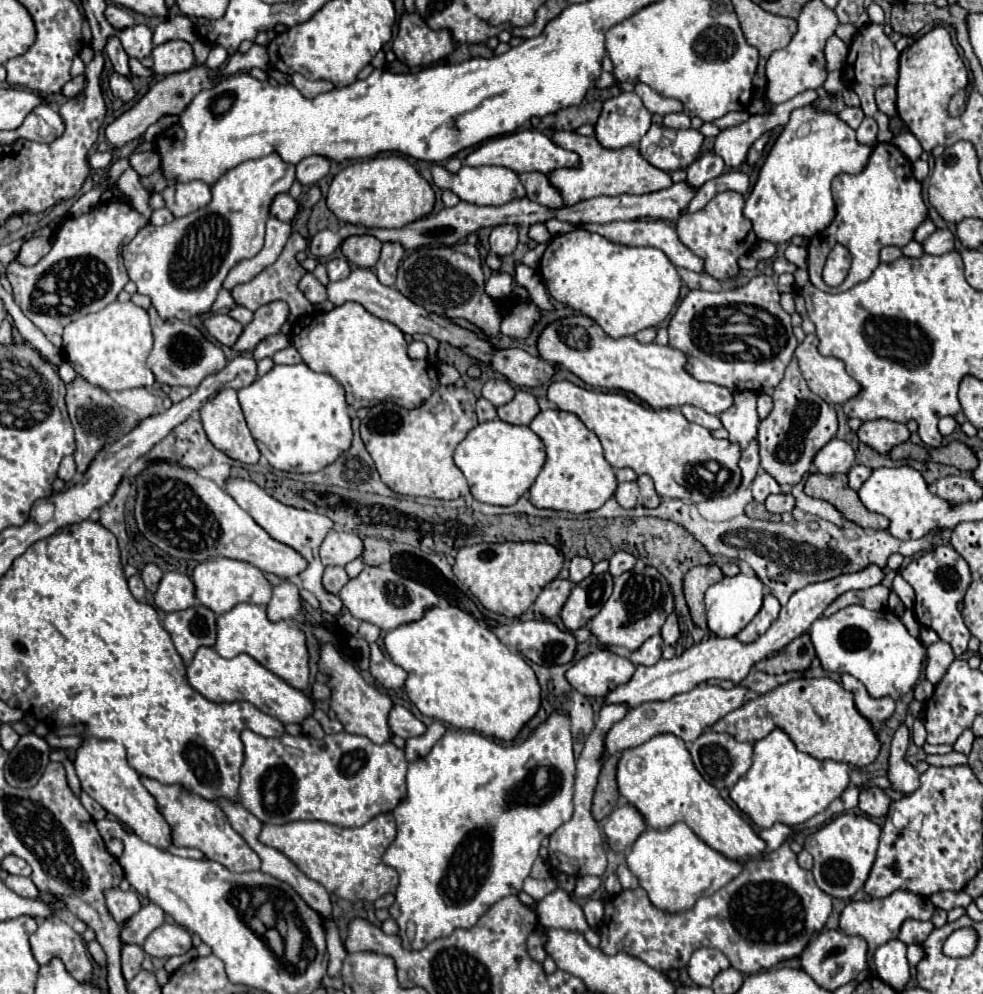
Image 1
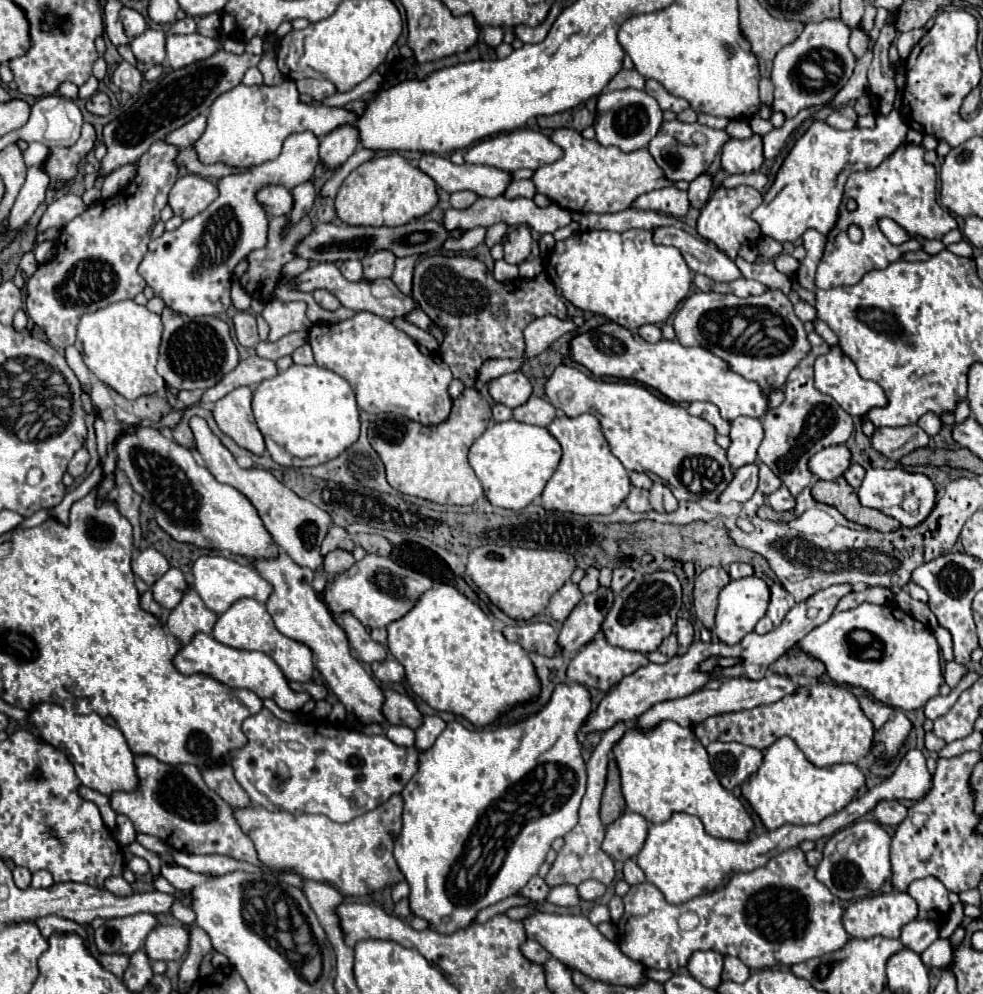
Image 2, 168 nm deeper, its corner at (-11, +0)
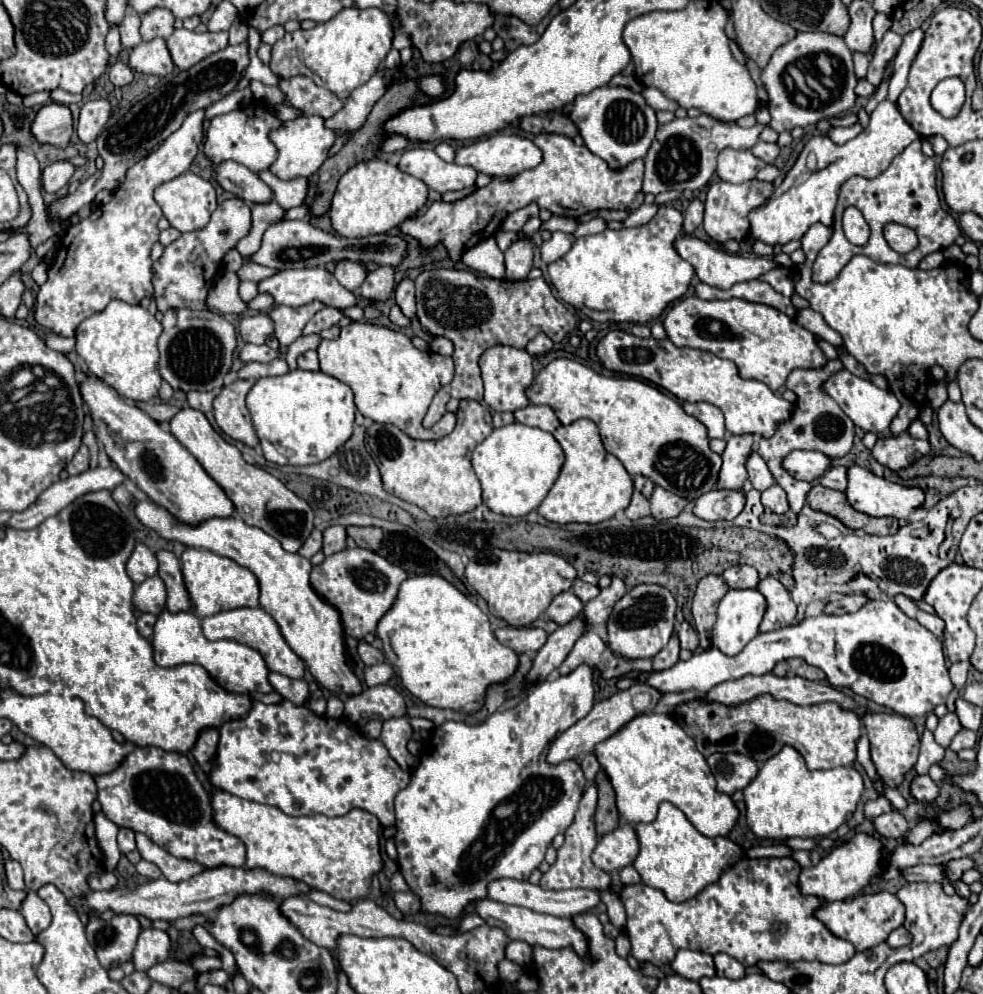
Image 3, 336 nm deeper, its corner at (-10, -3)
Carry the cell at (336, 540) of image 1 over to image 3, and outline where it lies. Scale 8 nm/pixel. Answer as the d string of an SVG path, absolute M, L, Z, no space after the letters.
M315 529L315 531L311 533L311 537L305 541L305 545L299 549L299 555L311 559L317 551L321 551L321 547L323 547L323 533Z

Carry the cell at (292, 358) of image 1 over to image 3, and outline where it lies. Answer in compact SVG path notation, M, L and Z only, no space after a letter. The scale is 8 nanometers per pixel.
M305 351L303 355L299 355L297 359L299 369L309 369L309 371L319 371L319 359L315 351Z

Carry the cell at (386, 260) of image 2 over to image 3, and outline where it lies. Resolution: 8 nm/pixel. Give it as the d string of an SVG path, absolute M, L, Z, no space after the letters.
M385 265L385 267L377 267L375 271L369 271L363 285L361 285L361 295L367 297L367 299L373 299L373 301L385 301L393 287L395 287L395 269Z

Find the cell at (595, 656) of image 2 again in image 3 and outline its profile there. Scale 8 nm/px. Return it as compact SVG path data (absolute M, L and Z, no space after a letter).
M587 629L585 635L575 643L563 665L559 667L561 675L569 675L579 665L589 665L601 673L603 679L619 679L633 671L653 671L651 659L627 659L621 655L615 655L607 643L593 633L593 629Z

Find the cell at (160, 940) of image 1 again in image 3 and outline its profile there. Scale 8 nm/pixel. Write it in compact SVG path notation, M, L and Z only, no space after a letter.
M145 929L133 951L133 965L137 971L147 971L153 965L165 961L171 953L171 939L165 931Z

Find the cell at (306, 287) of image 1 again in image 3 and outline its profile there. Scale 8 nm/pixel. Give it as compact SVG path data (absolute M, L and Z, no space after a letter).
M323 307L321 311L317 311L313 315L313 319L305 325L303 329L303 335L313 335L313 333L319 333L321 329L327 329L327 327L333 327L337 325L337 321L343 317L343 313L335 307Z

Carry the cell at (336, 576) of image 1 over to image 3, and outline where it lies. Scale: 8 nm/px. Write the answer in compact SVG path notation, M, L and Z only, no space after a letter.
M335 525L335 527L329 527L323 531L323 553L325 555L333 555L333 553L339 553L347 547L347 533L345 533L345 527L341 525Z

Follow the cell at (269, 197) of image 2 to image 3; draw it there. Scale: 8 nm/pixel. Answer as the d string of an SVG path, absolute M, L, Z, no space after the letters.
M235 161L217 165L217 181L225 191L249 203L269 203L273 199L273 191L253 171Z

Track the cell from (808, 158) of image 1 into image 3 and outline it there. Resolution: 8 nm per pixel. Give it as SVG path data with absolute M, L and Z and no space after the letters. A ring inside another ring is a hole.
M885 99L873 109L869 125L845 145L835 145L827 135L813 137L803 147L795 165L791 167L791 171L787 173L767 203L749 213L753 239L759 239L769 245L785 245L789 241L801 239L813 223L823 223L831 227L841 185L855 173L873 173L873 177L877 177L915 139L919 139L919 135L901 117L897 105L891 103L889 99ZM809 153L815 153L817 157L817 171L807 169Z

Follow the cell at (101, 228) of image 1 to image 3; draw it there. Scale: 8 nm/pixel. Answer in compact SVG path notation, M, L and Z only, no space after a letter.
M195 111L163 145L127 171L125 181L117 187L109 203L97 207L87 219L67 229L61 239L61 249L49 267L49 277L35 297L33 315L39 325L61 337L75 337L77 325L93 313L103 311L109 301L119 299L129 305L139 305L145 297L153 297L153 261L149 253L159 239L157 221L163 215L161 207L155 203L153 191L189 169L201 139L203 111Z

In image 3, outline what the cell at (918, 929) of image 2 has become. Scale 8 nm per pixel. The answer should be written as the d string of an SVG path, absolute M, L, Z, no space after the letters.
M899 927L899 929L895 929L889 937L887 937L887 943L891 945L891 947L905 947L905 945L909 945L911 943L911 935L909 935L909 931L905 929L905 927Z

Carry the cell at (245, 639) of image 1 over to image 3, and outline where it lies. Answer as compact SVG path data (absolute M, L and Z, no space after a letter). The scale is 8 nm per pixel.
M241 607L241 609L229 609L229 611L221 611L221 613L215 613L211 617L205 617L201 621L201 627L203 627L203 635L211 641L217 641L217 639L231 639L231 641L237 641L237 643L243 643L255 651L259 651L269 667L269 671L275 671L275 673L281 673L289 679L301 679L303 673L305 673L305 663L301 657L297 657L293 653L293 649L287 645L287 641L283 639L277 623L271 619L271 615L267 611L263 611L261 607L257 609L249 609L249 607Z

